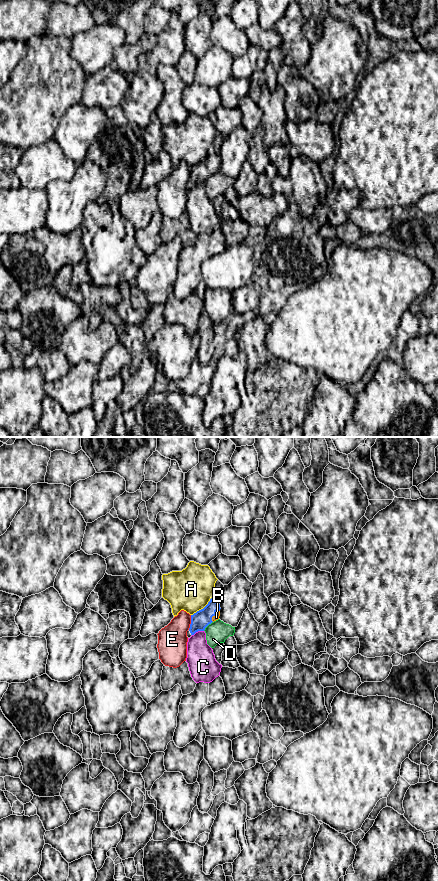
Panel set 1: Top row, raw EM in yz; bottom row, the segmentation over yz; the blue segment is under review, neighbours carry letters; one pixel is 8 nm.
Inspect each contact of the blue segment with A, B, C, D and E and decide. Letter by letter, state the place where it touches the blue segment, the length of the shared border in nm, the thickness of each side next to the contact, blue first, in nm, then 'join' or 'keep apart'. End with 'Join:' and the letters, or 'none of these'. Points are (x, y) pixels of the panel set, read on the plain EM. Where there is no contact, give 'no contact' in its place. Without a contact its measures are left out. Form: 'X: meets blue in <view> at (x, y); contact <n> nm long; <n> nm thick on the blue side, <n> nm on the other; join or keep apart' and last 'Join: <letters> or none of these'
A: meets blue in yz at (203, 160); contact 220 nm long; 150 nm thick on the blue side, 340 nm on the other; keep apart
B: meets blue in yz at (214, 167); contact 120 nm long; 150 nm thick on the blue side, 50 nm on the other; join
C: meets blue in yz at (197, 183); contact 100 nm long; 150 nm thick on the blue side, 220 nm on the other; keep apart
D: meets blue in yz at (207, 177); contact 110 nm long; 150 nm thick on the blue side, 180 nm on the other; keep apart
E: meets blue in yz at (191, 174); contact 120 nm long; 150 nm thick on the blue side, 240 nm on the other; keep apart
Join: B

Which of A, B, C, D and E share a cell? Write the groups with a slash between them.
A / B / C / D / E

